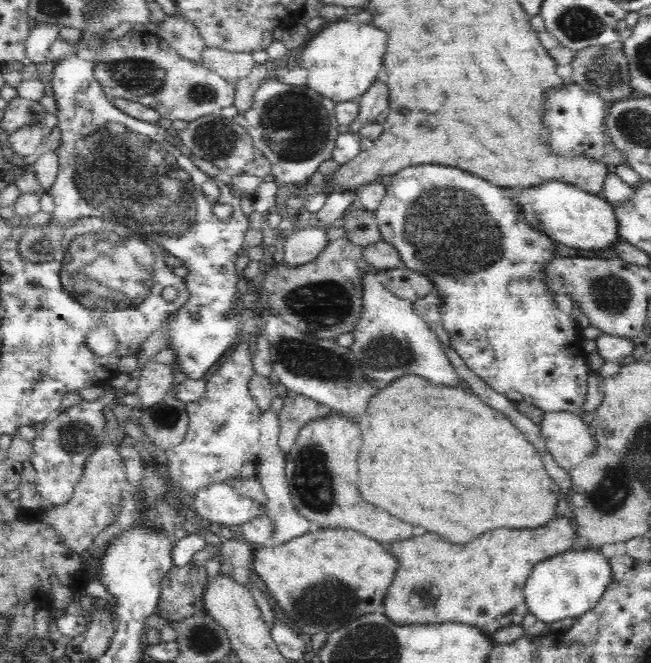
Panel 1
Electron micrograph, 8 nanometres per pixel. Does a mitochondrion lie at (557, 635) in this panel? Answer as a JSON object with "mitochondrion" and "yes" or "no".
{"mitochondrion":"no"}

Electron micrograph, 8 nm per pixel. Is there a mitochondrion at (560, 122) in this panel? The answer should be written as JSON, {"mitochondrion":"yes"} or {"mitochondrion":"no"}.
{"mitochondrion":"no"}

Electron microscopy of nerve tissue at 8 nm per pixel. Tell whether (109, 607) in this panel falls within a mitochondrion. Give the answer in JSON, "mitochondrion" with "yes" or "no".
{"mitochondrion":"no"}

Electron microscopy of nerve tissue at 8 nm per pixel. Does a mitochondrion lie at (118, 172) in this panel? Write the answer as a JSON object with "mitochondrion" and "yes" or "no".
{"mitochondrion":"yes"}

